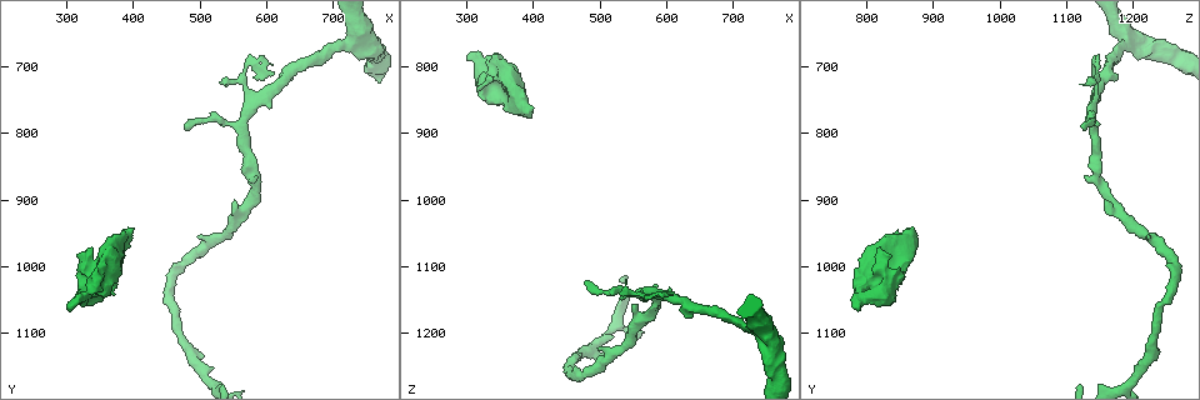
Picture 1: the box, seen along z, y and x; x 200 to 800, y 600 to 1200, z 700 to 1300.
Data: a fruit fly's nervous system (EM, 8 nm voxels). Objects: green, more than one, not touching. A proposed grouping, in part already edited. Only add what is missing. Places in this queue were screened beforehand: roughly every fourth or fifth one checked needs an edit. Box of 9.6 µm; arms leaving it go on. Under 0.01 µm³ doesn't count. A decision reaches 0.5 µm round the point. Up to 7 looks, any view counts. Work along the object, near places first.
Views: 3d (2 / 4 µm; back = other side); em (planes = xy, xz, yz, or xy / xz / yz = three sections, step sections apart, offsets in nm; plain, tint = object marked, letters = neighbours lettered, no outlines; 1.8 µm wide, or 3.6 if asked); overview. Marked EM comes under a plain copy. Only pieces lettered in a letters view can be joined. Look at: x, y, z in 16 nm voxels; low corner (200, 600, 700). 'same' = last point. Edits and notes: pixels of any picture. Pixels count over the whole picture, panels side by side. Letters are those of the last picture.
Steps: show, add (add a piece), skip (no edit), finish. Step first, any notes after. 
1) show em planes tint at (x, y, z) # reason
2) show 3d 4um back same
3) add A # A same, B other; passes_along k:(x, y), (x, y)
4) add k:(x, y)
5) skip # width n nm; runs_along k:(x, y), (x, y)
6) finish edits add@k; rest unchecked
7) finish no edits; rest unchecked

show em xy step 8 letters at (515, 1170, 1195) # three-way junction

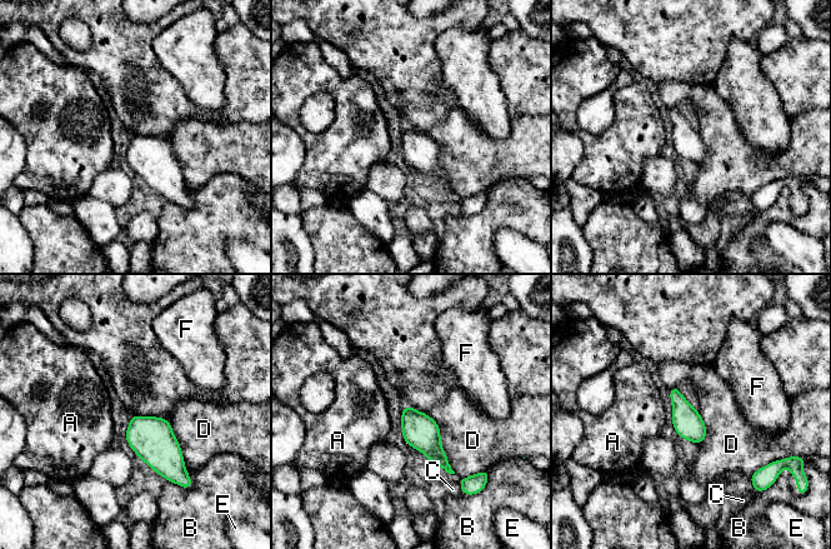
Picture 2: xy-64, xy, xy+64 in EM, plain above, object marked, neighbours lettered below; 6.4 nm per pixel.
skip # width 190 nm; A other, B other, C other, D other, E other, F other; border 2:(131, 414), (164, 418); no lettered piece goes on from it

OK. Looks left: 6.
show em planes letters at (395, 945, 870) # an open end

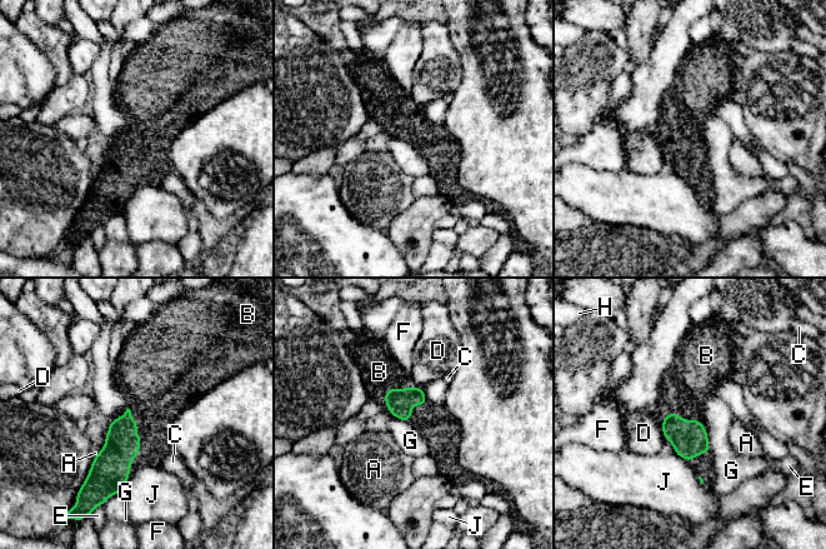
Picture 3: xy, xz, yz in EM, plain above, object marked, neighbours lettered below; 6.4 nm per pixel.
add B # longest_contact B 440 nm; A other, B same, C other, D other, E other, F other, G other, H other, J other; it goes on there

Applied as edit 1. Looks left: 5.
show overview # redraw

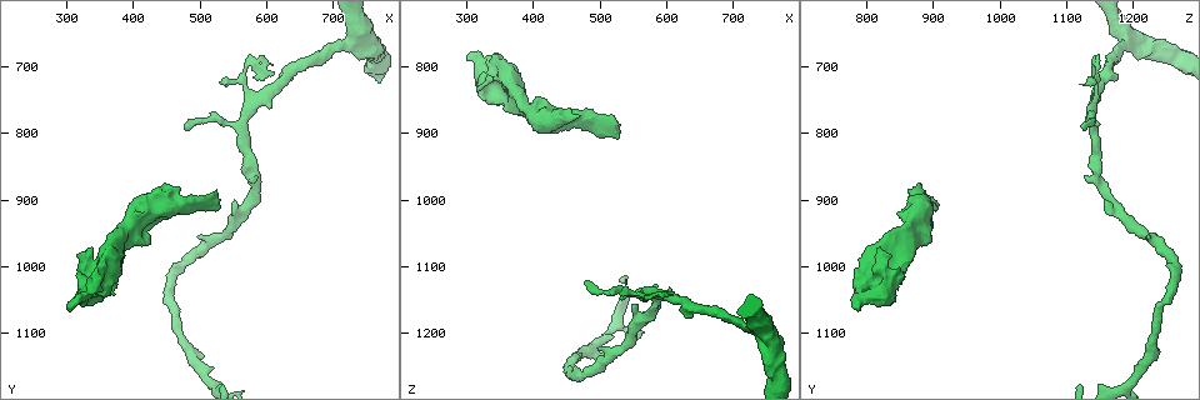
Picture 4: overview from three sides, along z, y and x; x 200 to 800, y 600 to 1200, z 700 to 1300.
show em planes tint at (615, 710, 1140)

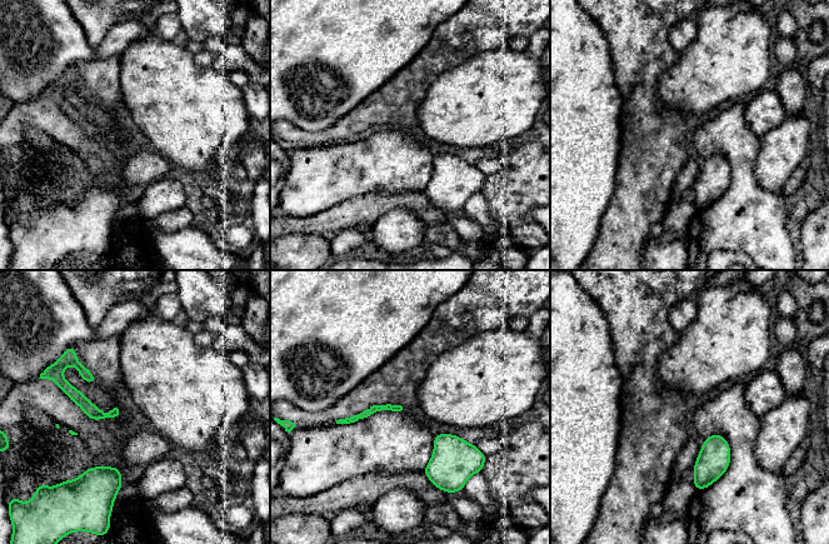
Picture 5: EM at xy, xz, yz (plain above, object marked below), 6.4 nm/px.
show em planes letters same

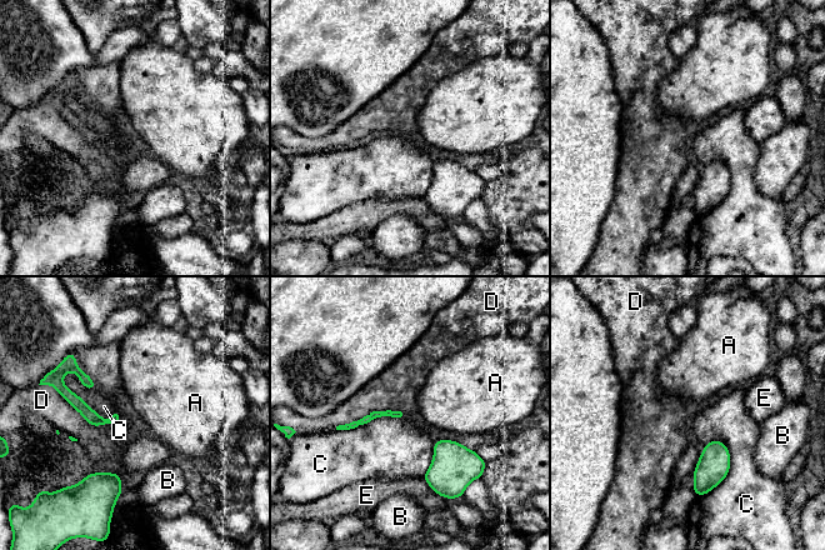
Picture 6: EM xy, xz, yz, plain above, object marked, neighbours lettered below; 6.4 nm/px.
skip # width 50 nm; A other, B other, C other, D other, E other; border 6:(401, 411), (373, 410), (335, 426); no lettered piece goes on from it

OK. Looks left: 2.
finish edits add@3; rest unchecked

